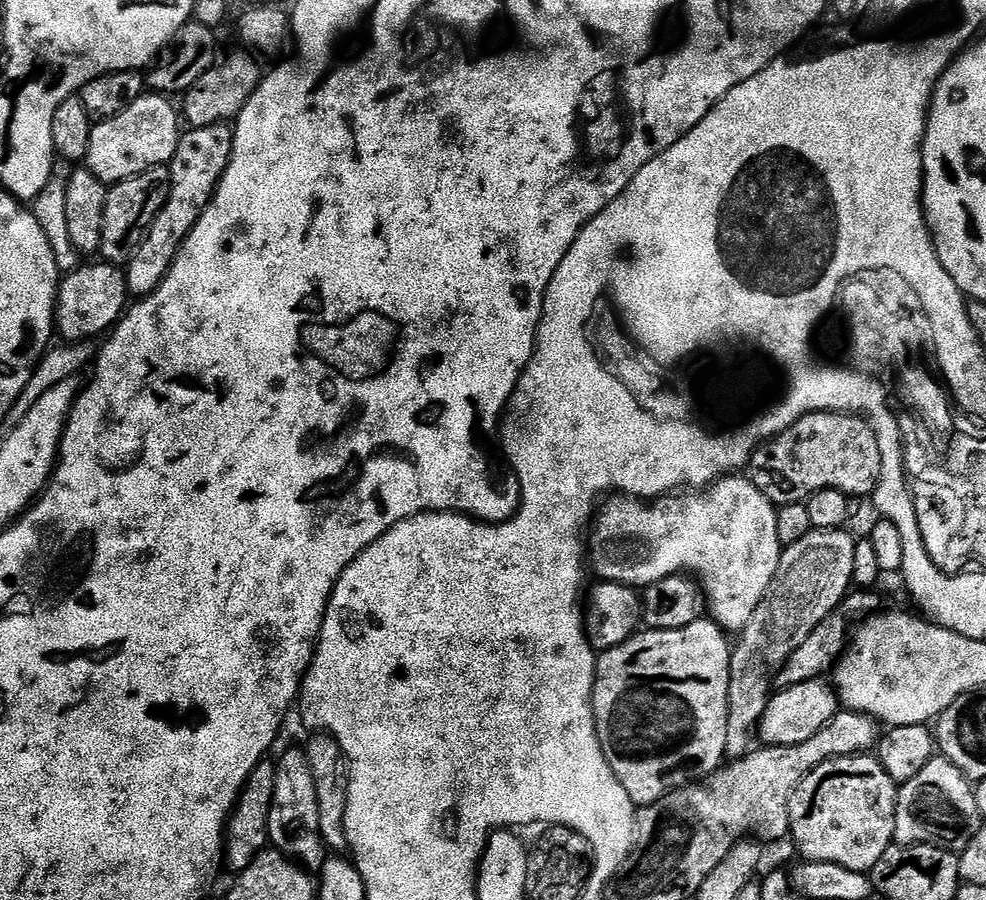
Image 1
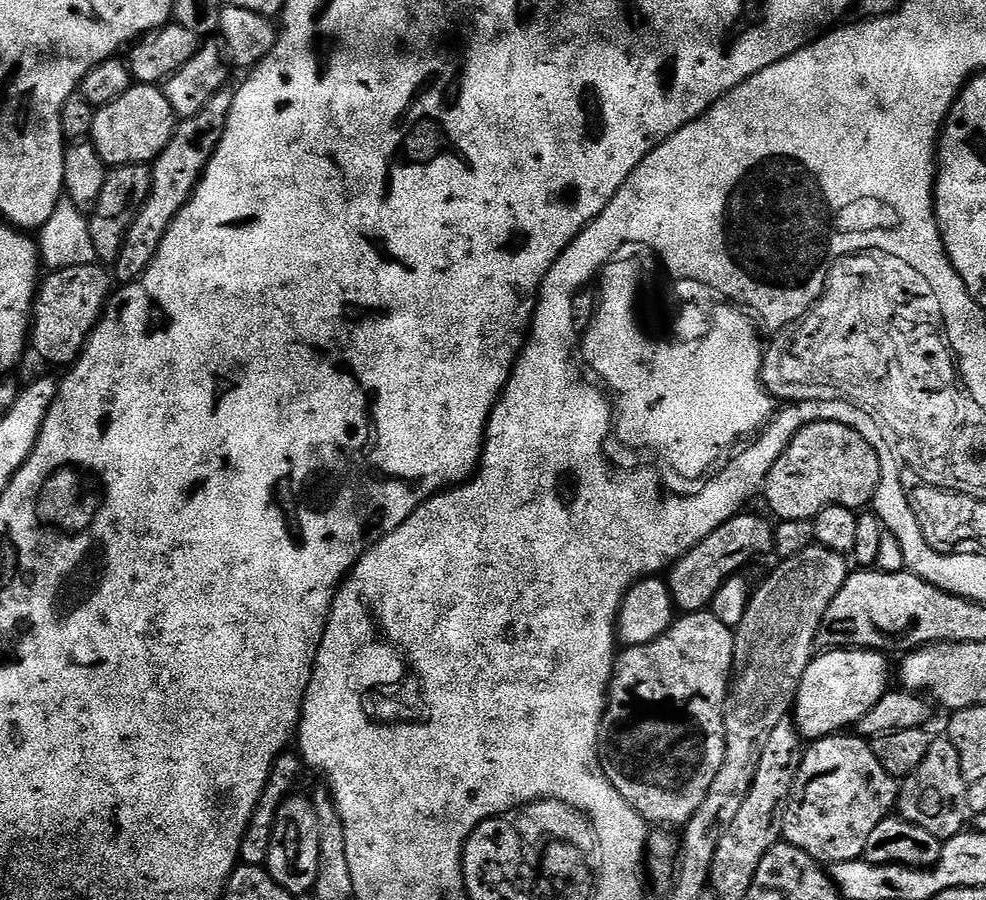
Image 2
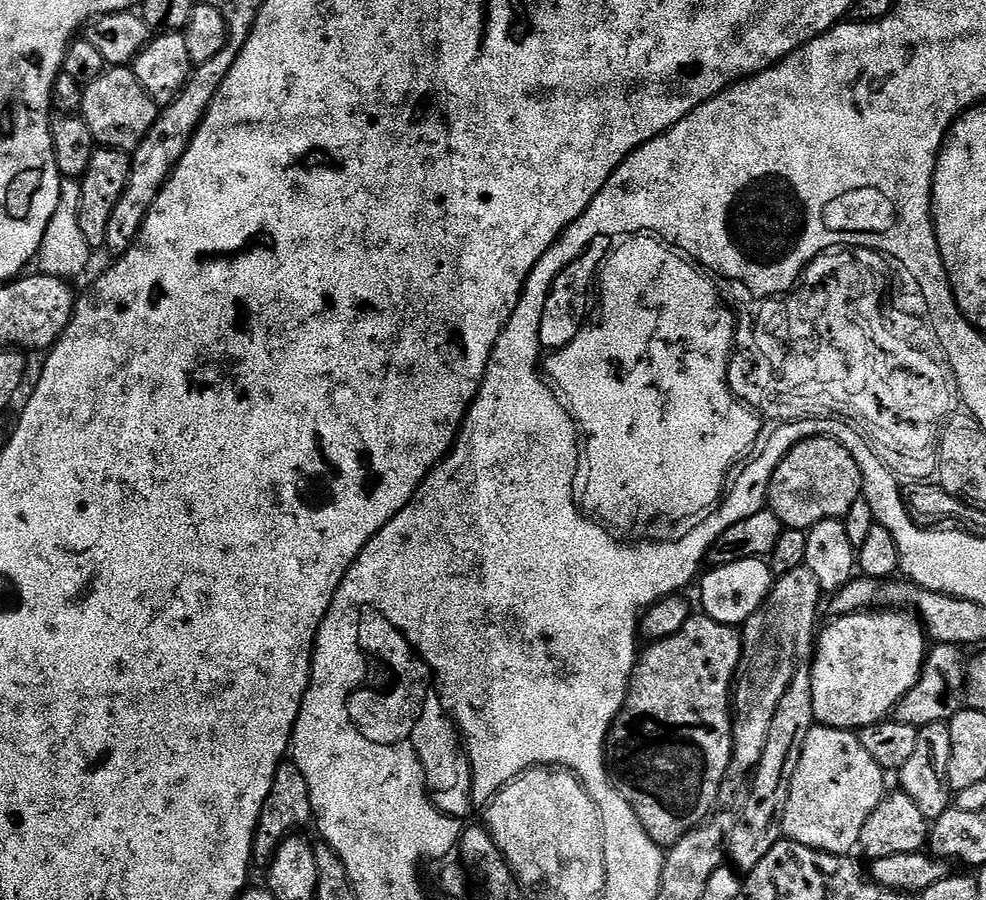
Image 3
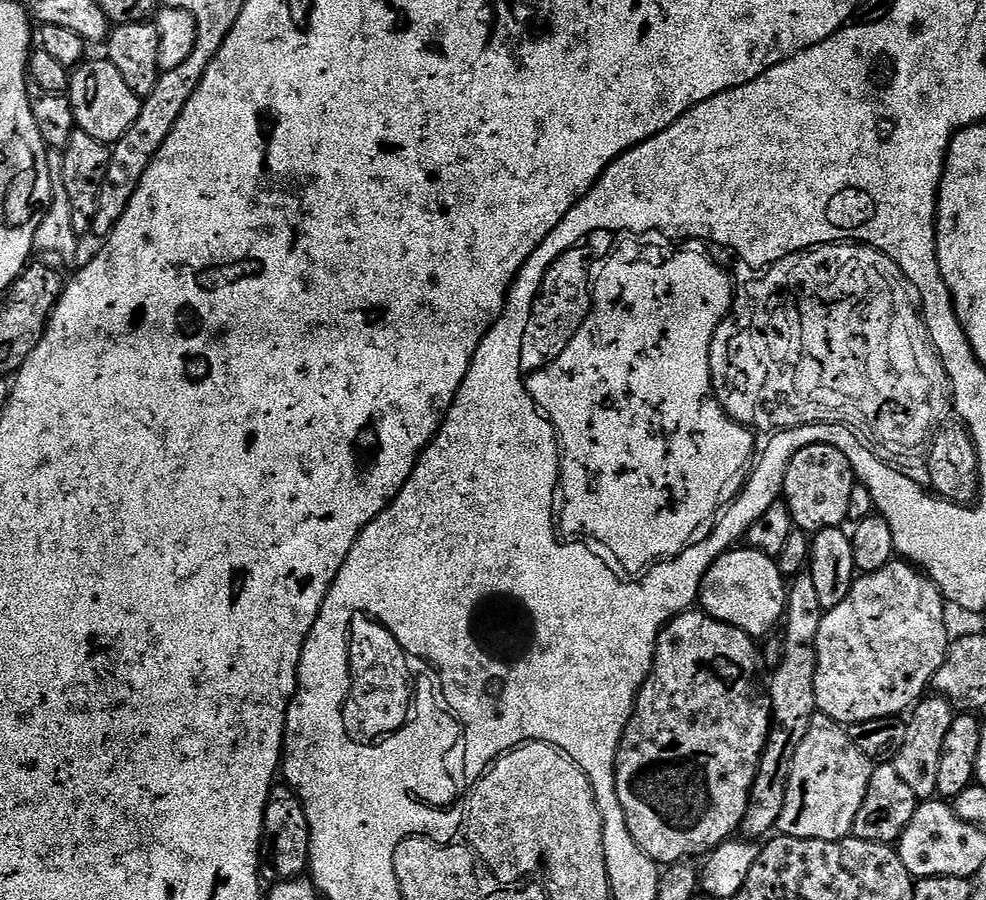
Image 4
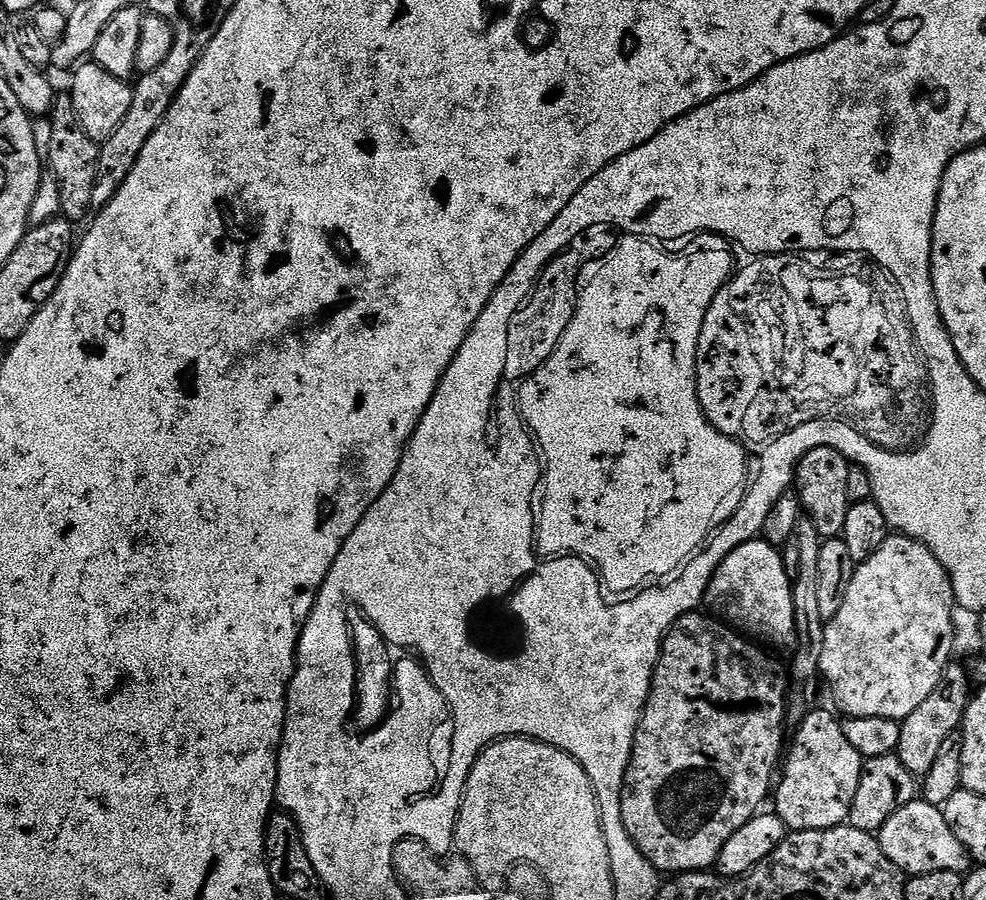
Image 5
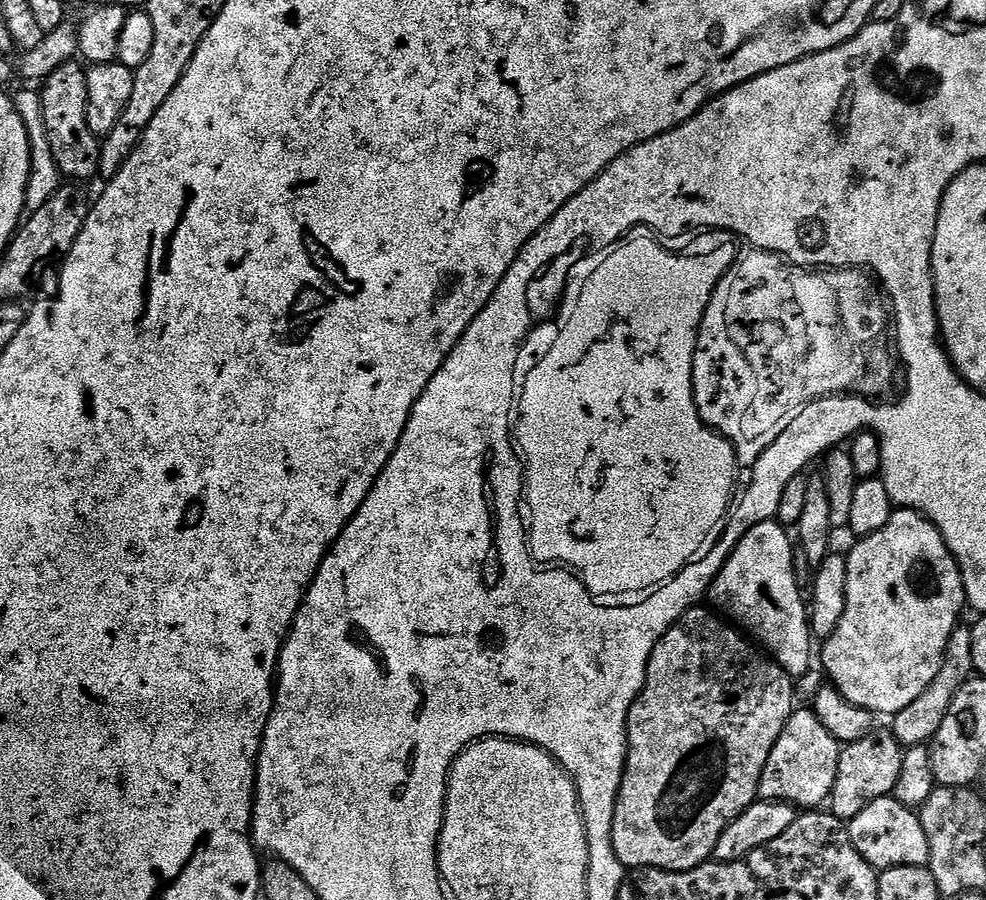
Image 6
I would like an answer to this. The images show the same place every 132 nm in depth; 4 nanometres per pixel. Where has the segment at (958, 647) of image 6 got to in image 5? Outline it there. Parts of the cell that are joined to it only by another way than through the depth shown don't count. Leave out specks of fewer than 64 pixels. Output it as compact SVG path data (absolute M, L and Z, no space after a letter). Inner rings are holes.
M949 663L948 668L942 674L934 694L914 710L902 721L900 725L900 741L896 747L902 766L917 778L922 778L934 766L938 759L938 753L942 750L942 742L949 738L963 725L964 712L968 709L970 699L970 677L967 667L962 663Z

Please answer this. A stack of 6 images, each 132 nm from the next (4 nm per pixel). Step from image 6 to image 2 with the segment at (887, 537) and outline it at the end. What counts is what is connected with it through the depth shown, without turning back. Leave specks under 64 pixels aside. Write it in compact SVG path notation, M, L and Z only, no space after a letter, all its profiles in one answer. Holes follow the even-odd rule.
M839 648L833 652L824 650L813 655L812 663L802 674L794 701L794 723L805 741L821 740L851 729L848 728L851 724L852 727L859 725L860 719L889 691L888 660L884 656L887 655L883 651L862 648Z

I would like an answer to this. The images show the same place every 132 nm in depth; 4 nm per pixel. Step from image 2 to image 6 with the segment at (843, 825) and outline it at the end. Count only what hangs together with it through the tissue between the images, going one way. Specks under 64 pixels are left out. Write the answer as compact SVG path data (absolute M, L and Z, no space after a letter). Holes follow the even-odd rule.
M797 707L774 746L760 779L760 800L783 800L800 810L816 810L827 805L836 789L840 773L842 745L822 724L811 707Z

